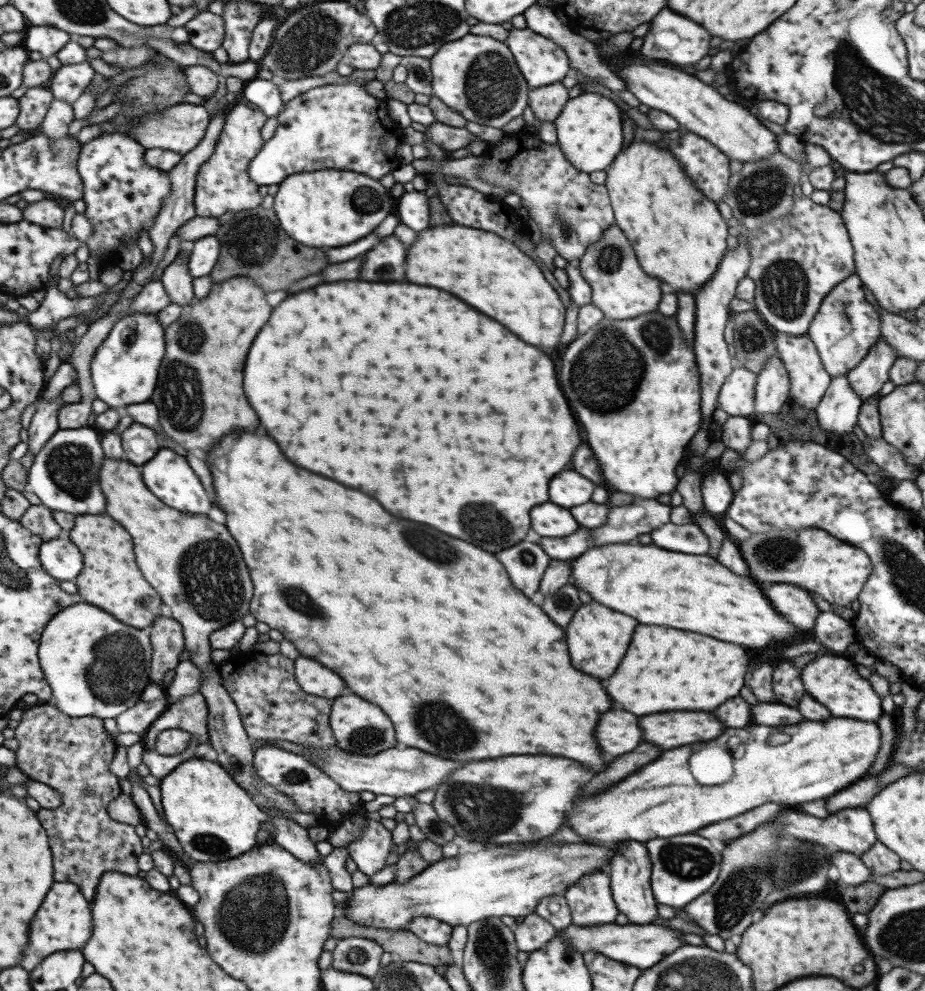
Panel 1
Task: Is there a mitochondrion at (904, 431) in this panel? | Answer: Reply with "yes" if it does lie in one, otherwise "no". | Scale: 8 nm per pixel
no

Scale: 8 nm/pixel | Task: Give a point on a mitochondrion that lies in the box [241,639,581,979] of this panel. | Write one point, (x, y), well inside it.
(479, 811)

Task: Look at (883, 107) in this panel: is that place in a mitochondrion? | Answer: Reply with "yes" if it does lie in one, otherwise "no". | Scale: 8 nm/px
yes

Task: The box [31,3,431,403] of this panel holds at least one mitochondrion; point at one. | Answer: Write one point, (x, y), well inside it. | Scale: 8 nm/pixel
(310, 42)

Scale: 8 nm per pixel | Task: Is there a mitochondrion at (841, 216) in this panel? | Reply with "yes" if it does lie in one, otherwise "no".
no

